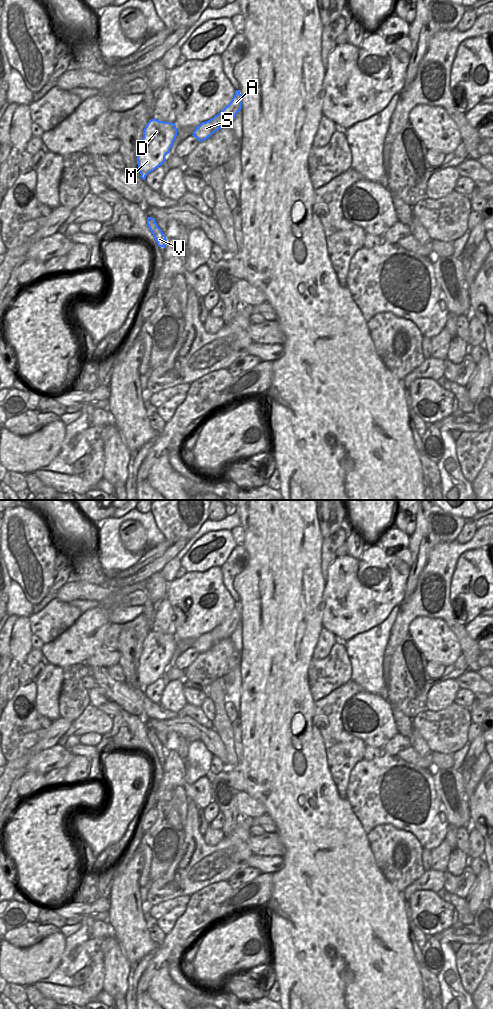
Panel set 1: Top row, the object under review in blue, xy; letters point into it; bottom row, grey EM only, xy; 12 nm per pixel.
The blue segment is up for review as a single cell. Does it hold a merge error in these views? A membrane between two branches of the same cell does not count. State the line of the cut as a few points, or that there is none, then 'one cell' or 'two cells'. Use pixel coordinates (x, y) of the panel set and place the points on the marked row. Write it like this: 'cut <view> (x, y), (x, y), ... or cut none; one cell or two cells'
cut none; one cell

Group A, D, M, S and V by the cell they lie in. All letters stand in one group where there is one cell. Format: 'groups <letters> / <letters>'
groups A D M S V

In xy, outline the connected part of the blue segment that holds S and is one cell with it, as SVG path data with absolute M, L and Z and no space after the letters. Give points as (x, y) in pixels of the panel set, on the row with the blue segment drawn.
M236 90L231 102L219 114L196 127L192 136L202 142L219 129L230 126L236 114L241 110L241 106L241 94L239 90Z

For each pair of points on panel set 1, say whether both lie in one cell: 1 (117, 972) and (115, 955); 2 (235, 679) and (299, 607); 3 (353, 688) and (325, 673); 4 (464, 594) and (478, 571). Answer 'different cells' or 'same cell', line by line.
1: same cell
2: different cells
3: different cells
4: same cell

